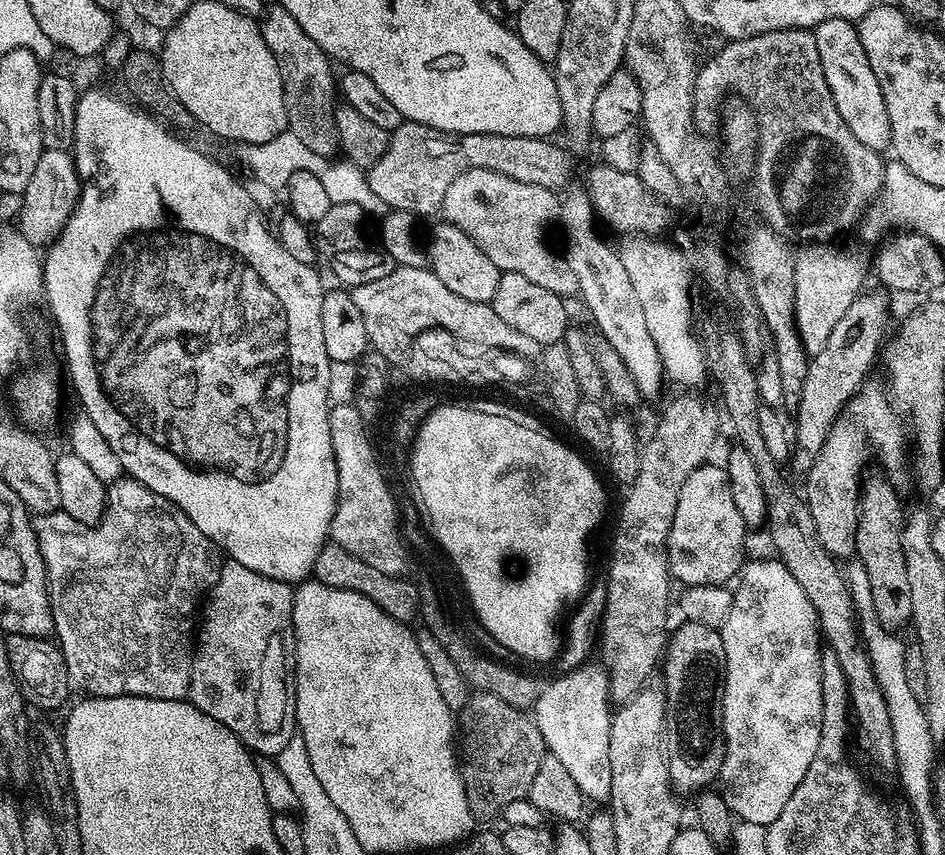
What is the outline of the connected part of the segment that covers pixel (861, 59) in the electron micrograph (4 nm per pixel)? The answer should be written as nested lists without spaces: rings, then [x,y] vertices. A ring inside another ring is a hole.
[[[830,18],[814,31],[818,58],[822,58],[822,74],[826,74],[826,86],[830,86],[830,94],[834,98],[834,106],[838,106],[838,114],[842,114],[842,122],[850,126],[850,134],[854,134],[862,146],[870,146],[870,150],[883,153],[892,142],[890,116],[886,114],[882,86],[878,86],[878,78],[874,78],[874,70],[870,70],[866,50],[862,50],[859,27],[850,20]]]

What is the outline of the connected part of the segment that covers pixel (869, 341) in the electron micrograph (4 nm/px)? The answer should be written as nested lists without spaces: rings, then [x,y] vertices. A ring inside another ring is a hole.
[[[866,292],[857,295],[850,310],[846,310],[846,314],[842,314],[842,319],[834,325],[834,331],[826,341],[826,346],[822,346],[822,350],[818,350],[818,354],[808,361],[806,382],[800,391],[800,403],[794,409],[795,451],[791,453],[790,465],[792,464],[797,474],[810,470],[834,422],[844,411],[845,404],[869,379],[868,371],[871,370],[872,362],[875,356],[877,359],[878,351],[881,349],[880,335],[884,332],[884,322],[888,316],[888,300],[880,292]]]

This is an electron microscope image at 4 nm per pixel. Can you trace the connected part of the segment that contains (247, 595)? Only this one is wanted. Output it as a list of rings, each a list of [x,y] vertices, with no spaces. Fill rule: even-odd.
[[[225,559],[220,565],[218,582],[212,587],[211,592],[208,593],[206,603],[202,608],[204,621],[201,624],[199,621],[198,624],[198,639],[194,644],[190,690],[187,695],[187,699],[194,707],[206,714],[210,714],[210,718],[222,722],[222,726],[226,726],[231,730],[253,753],[273,758],[279,754],[282,746],[286,746],[286,742],[290,742],[290,738],[297,735],[298,732],[296,727],[296,635],[292,629],[293,591],[293,585],[287,580],[266,578],[266,574],[258,574],[258,570],[249,570],[247,566],[242,566],[242,562]]]

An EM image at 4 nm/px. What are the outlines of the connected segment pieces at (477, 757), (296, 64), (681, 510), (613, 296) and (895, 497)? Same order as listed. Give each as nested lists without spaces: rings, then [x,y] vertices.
[[[475,691],[458,714],[458,752],[460,774],[471,814],[475,821],[480,822],[494,817],[497,819],[511,802],[527,799],[530,785],[548,749],[533,719],[523,709],[510,706],[492,692]]]
[[[279,2],[267,5],[260,33],[262,38],[266,38],[266,46],[270,46],[270,54],[274,54],[282,74],[288,115],[287,131],[298,134],[298,138],[302,138],[302,142],[310,146],[314,154],[335,157],[338,152],[334,119],[338,107],[338,80],[335,75],[332,77],[333,61],[324,53],[322,46],[318,46],[318,42],[314,42],[314,38],[310,38],[310,34],[306,34],[306,30],[302,30],[302,26],[298,26],[290,14],[286,14]]]
[[[705,462],[700,464],[694,474],[690,474],[690,478],[686,478],[686,482],[682,482],[682,490],[678,494],[678,506],[674,506],[674,518],[670,522],[670,532],[668,534],[668,571],[673,581],[681,580],[681,585],[693,588],[694,586],[706,586],[707,584],[718,584],[721,586],[729,583],[728,579],[735,577],[741,571],[742,565],[745,563],[744,556],[744,535],[746,529],[742,522],[742,514],[738,514],[738,506],[734,506],[734,498],[730,494],[730,478],[726,474],[726,470],[719,463]]]
[[[587,191],[571,192],[567,193],[568,197],[563,197],[558,224],[564,227],[564,240],[568,243],[566,259],[570,270],[577,275],[578,296],[584,299],[593,322],[600,330],[600,338],[618,350],[618,358],[626,362],[626,370],[630,370],[634,386],[638,386],[641,397],[645,401],[652,400],[666,382],[664,359],[658,354],[658,346],[654,346],[654,338],[650,338],[640,299],[630,282],[626,266],[622,266],[619,251],[615,247],[611,248],[596,229],[598,217],[592,199]]]
[[[872,476],[863,481],[860,493],[860,517],[856,522],[854,556],[866,566],[870,578],[870,594],[874,594],[874,610],[885,628],[900,630],[912,618],[910,582],[906,578],[906,558],[902,554],[902,530],[905,509],[900,509],[900,496],[888,480]]]

